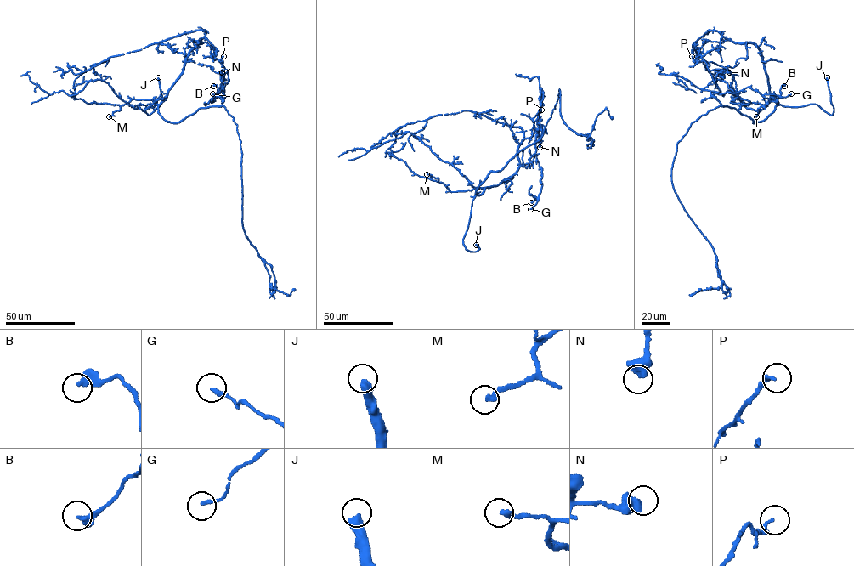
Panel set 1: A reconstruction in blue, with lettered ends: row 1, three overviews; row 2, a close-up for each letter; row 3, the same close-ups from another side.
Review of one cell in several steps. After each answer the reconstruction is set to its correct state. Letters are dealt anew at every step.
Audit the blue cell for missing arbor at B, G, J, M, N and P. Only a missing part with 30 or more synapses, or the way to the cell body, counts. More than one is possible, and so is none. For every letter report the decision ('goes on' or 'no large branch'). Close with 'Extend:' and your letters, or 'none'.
B: no large branch
G: no large branch
J: goes on
M: goes on
N: no large branch
P: no large branch
Extend: J, M

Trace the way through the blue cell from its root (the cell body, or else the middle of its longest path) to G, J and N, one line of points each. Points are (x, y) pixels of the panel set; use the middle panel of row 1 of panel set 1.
G: (523, 149), (540, 139), (540, 128), (535, 135), (535, 155), (541, 169), (541, 190), (537, 201), (530, 209)
J: (523, 149), (500, 171), (491, 171), (476, 189), (463, 240), (465, 248), (470, 251), (479, 248), (476, 245)
N: (523, 149), (540, 139), (542, 130), (537, 121), (540, 147)

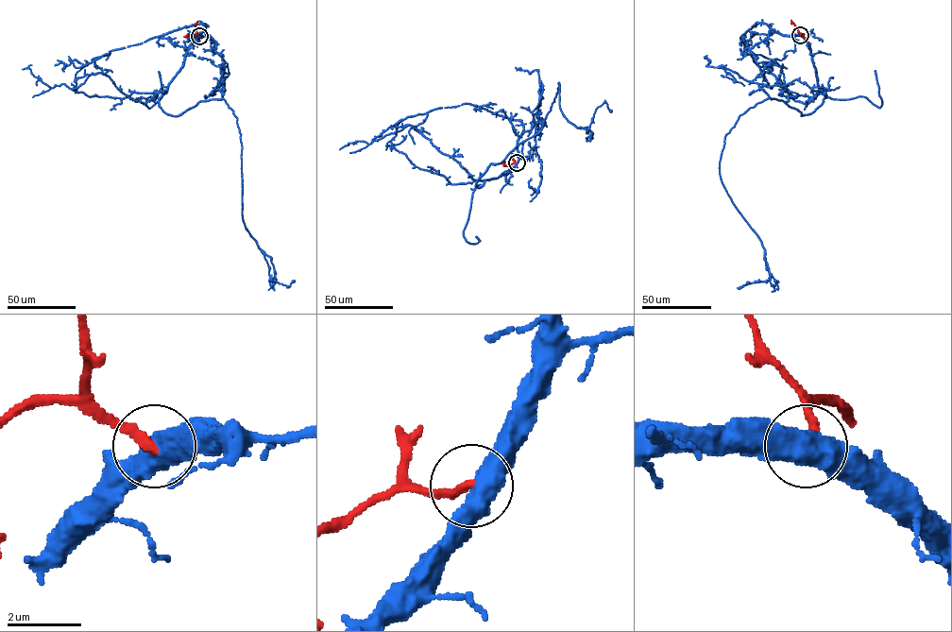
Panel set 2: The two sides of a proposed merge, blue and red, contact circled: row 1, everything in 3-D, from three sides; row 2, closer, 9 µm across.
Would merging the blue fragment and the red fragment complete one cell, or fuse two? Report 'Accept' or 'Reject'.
Reject

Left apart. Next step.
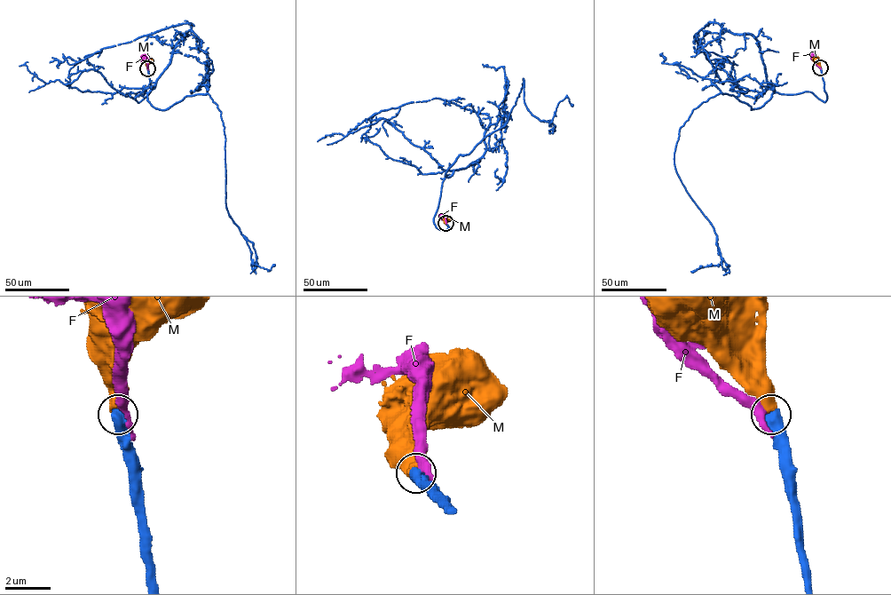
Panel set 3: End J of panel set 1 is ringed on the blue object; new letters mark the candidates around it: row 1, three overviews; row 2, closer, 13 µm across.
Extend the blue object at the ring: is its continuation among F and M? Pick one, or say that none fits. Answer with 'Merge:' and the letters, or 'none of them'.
Merge: M

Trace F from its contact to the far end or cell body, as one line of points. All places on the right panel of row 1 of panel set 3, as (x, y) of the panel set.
F: (820, 68), (813, 58)

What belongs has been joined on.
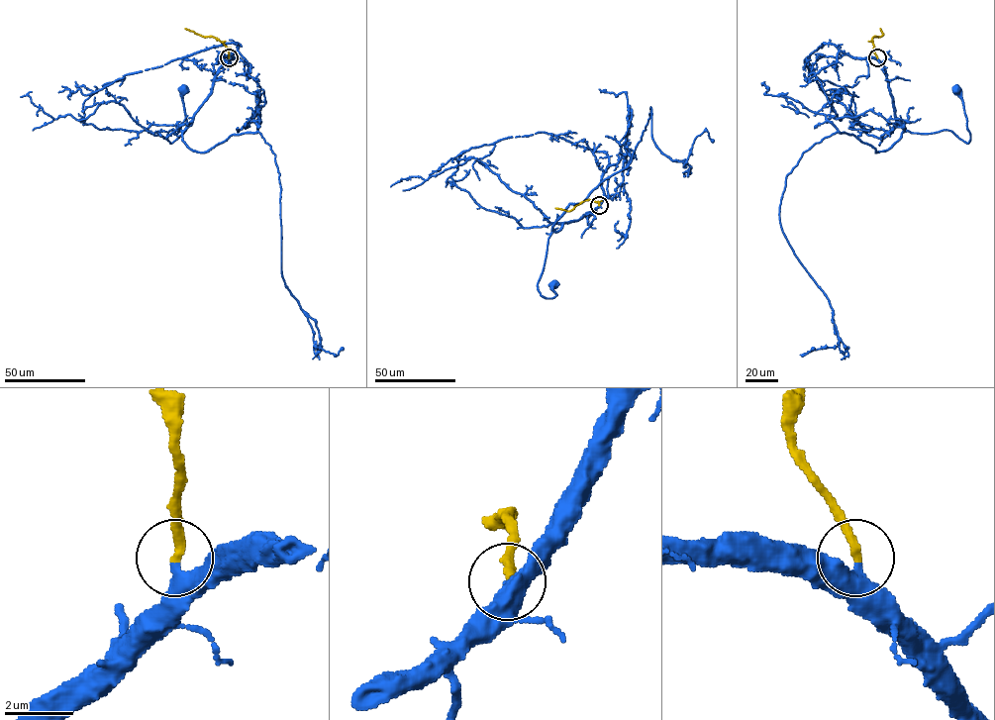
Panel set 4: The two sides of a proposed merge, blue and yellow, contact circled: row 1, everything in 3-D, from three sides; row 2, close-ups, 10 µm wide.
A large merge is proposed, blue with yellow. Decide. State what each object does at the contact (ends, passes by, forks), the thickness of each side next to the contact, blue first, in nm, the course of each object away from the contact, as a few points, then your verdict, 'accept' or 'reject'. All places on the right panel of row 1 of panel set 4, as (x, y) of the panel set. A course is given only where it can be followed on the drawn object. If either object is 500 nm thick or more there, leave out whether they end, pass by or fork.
blue ends; yellow ends; calibres 480 and 280 nm; course blue (877, 57), (885, 69), (896, 119), (905, 131), (949, 130), (968, 143), (970, 134), (963, 101), (955, 89); course yellow (877, 57), (871, 39), (883, 34), (880, 28); accept

